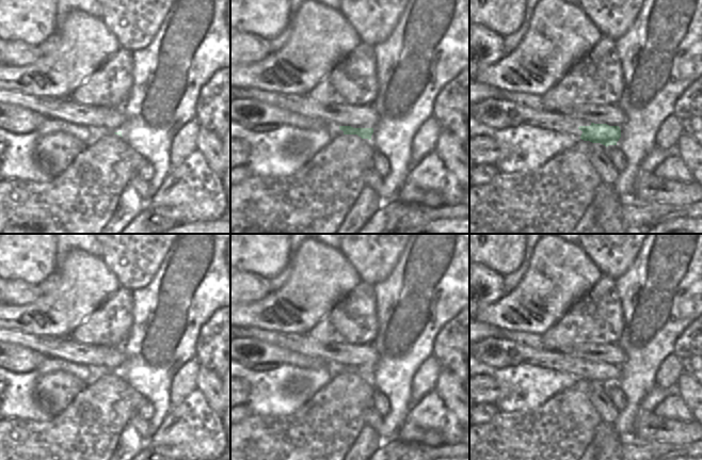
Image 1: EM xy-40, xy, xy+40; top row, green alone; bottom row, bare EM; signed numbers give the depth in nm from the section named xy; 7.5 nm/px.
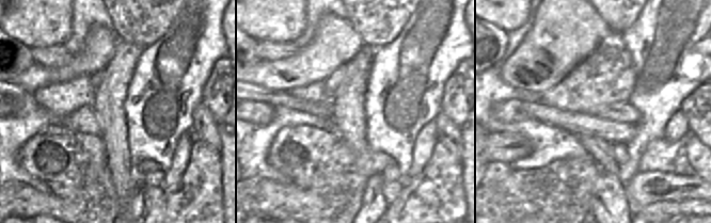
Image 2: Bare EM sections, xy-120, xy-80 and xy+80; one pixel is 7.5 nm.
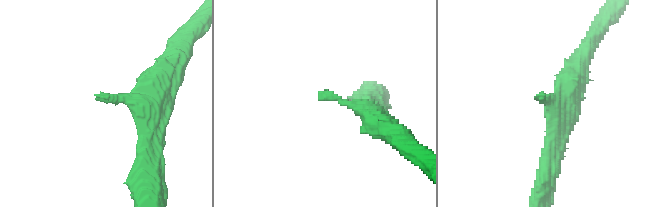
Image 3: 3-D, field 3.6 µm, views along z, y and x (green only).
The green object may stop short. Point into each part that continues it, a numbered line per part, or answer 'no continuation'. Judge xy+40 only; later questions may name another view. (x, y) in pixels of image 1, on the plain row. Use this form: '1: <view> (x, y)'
1: xy+40 (499, 353)

